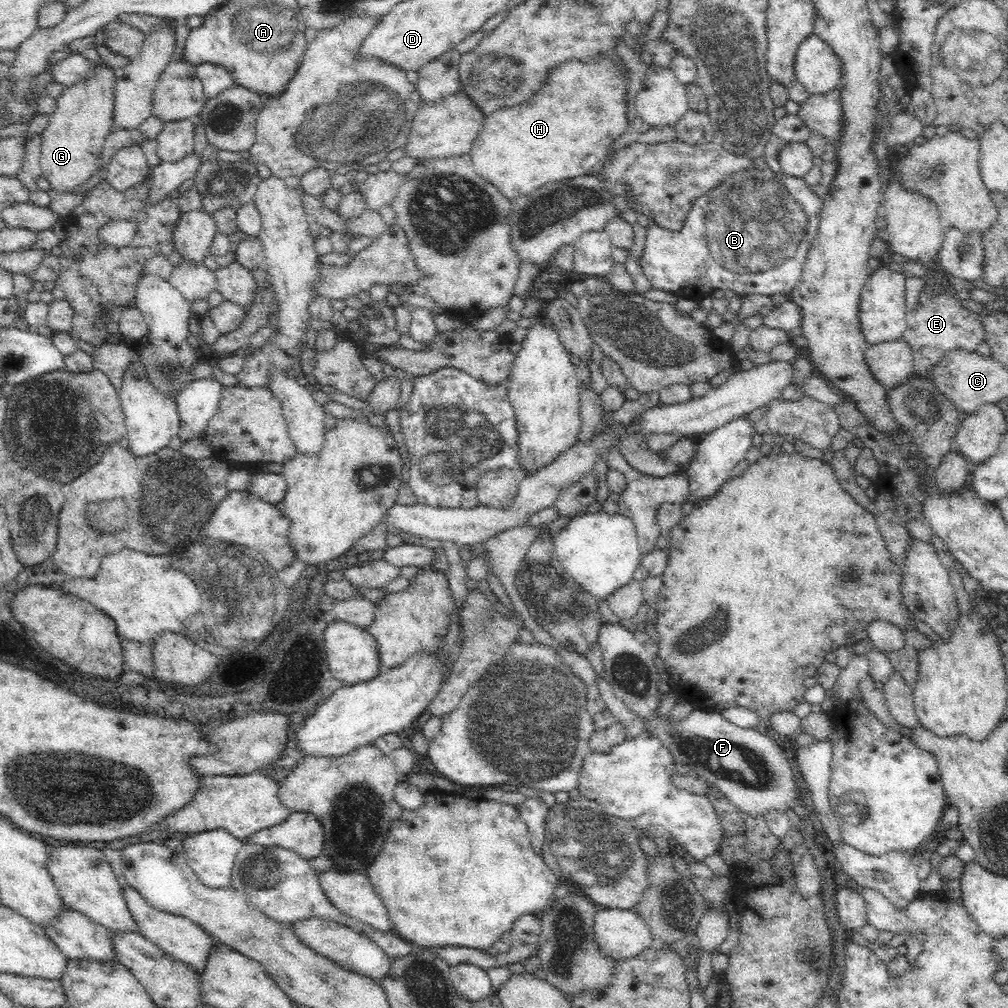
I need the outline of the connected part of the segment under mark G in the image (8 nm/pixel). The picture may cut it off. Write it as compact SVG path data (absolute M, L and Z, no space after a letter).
M92 63L89 75L76 84L64 87L57 96L55 111L49 115L49 123L41 132L41 157L39 158L41 174L48 178L50 189L60 193L71 193L73 189L86 182L97 169L97 162L102 152L106 136L110 134L114 122L114 71L108 64Z

